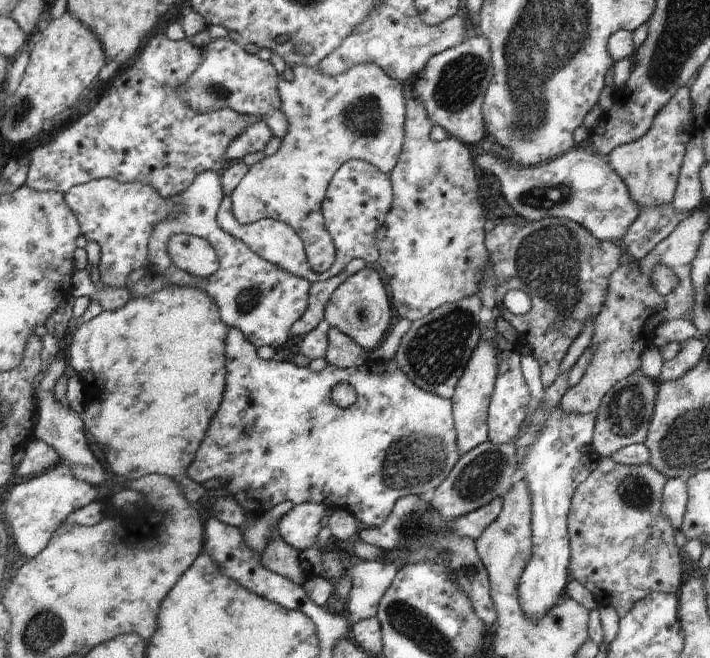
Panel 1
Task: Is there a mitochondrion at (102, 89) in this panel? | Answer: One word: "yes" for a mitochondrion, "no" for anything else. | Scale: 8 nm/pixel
no

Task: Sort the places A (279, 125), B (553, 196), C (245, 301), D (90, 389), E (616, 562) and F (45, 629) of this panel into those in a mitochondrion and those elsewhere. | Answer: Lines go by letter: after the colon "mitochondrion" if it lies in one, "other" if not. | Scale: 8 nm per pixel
A: other
B: mitochondrion
C: mitochondrion
D: other
E: other
F: mitochondrion

